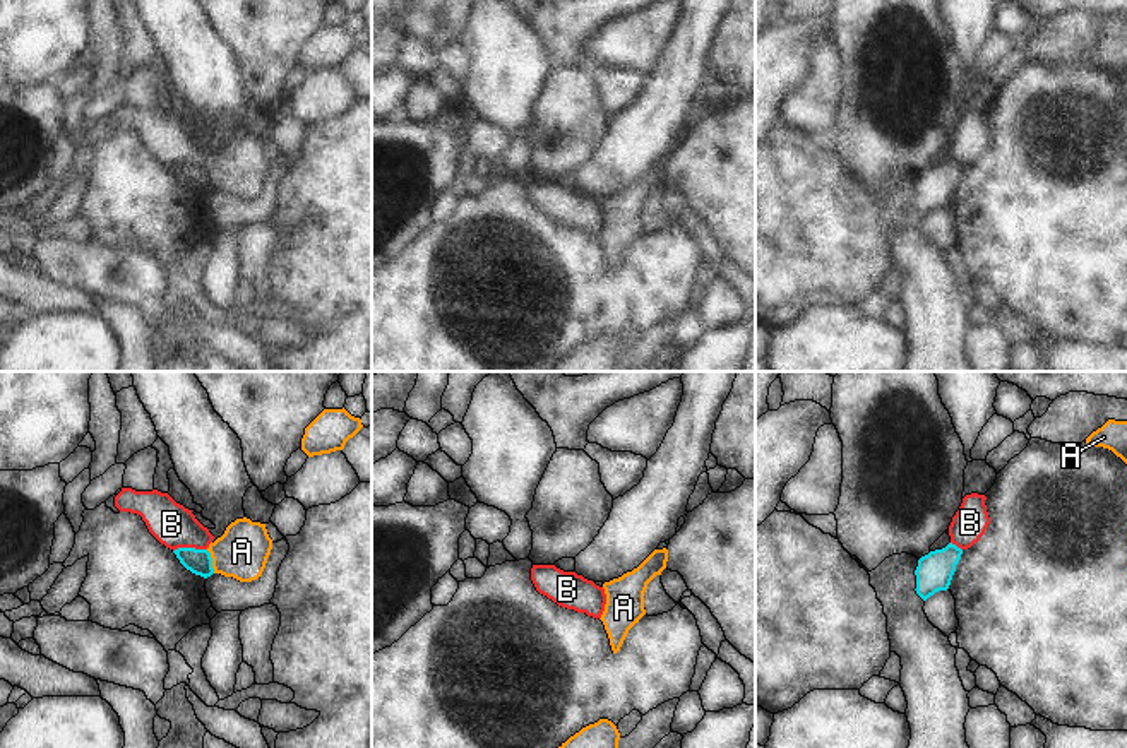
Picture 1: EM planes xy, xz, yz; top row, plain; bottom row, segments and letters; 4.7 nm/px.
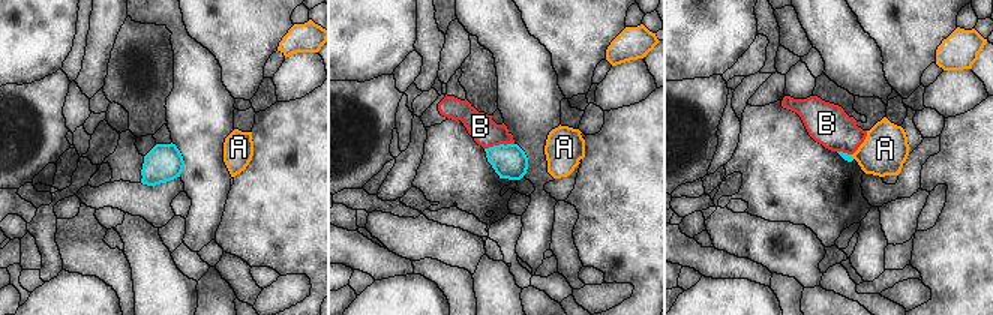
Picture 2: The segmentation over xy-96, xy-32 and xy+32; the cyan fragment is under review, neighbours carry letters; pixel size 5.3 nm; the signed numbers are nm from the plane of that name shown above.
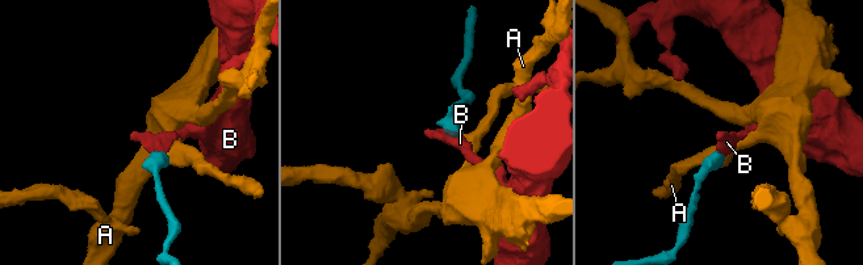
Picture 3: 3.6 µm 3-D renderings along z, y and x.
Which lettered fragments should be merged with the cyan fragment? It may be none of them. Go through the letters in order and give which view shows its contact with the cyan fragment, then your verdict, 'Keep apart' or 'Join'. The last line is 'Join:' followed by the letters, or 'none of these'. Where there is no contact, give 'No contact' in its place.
A: Touches cyan in xy. Keep apart
B: Touches cyan in xy. Keep apart
Join: none of these

